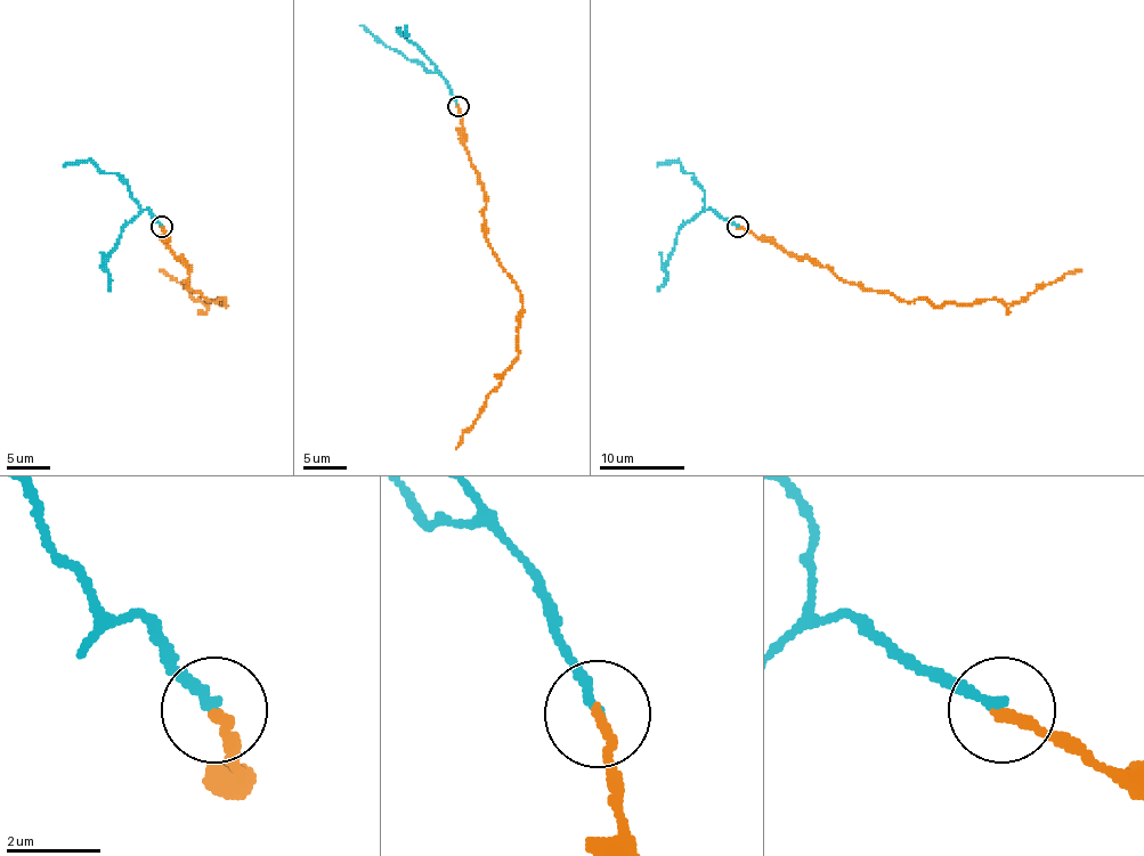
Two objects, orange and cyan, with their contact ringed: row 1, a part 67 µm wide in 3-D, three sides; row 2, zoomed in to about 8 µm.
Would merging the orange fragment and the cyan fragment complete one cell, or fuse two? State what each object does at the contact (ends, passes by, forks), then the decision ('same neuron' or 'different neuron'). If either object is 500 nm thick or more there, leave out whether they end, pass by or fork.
orange ends there; cyan ends there; same neuron

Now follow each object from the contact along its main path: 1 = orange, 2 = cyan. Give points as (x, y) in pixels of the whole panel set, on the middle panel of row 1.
1: (459, 106), (462, 145), (484, 193), (484, 235), (522, 303), (518, 359), (456, 449)
2: (459, 106), (449, 86), (437, 72), (428, 72), (359, 25)

